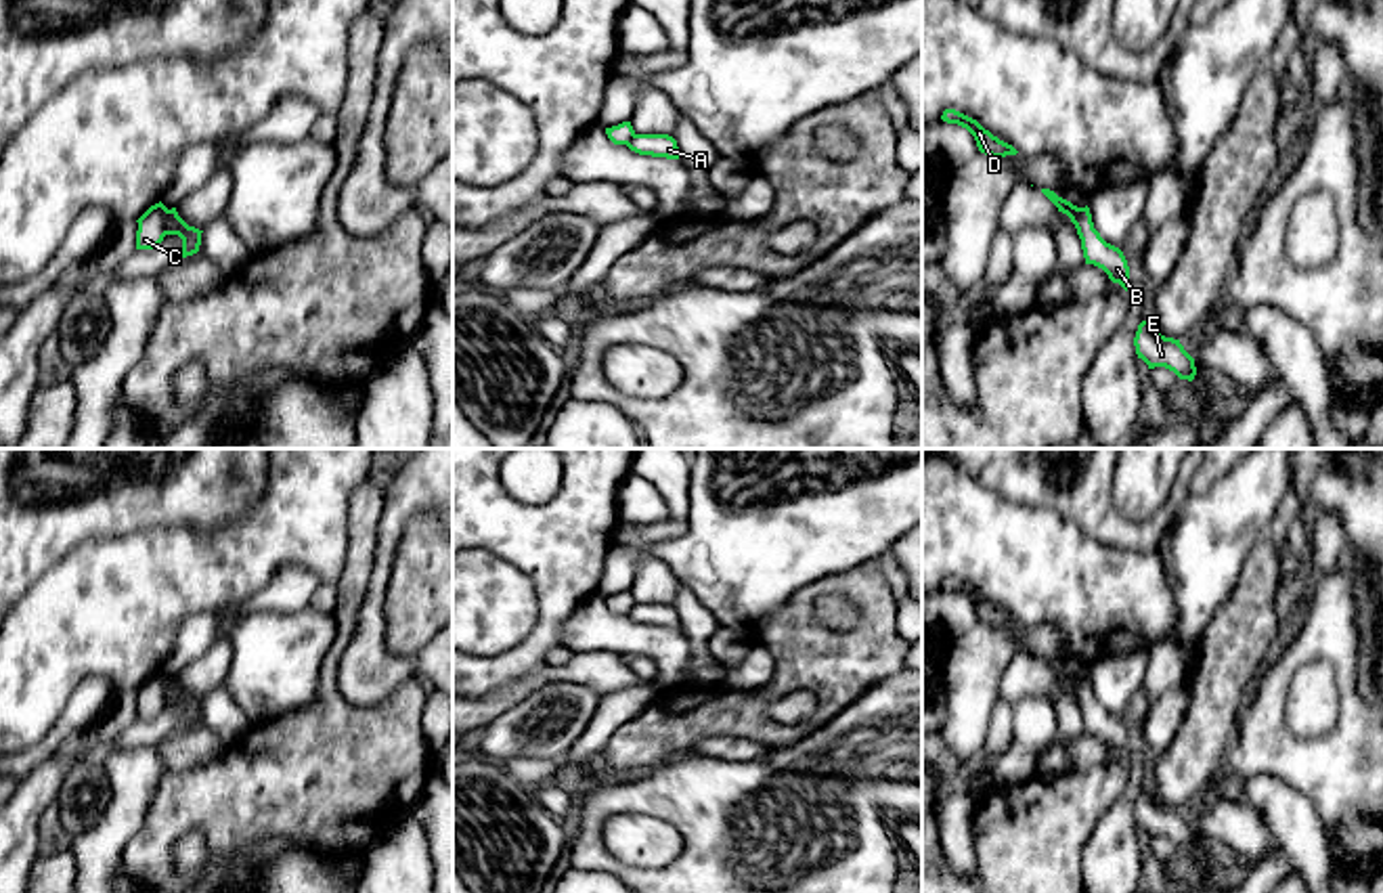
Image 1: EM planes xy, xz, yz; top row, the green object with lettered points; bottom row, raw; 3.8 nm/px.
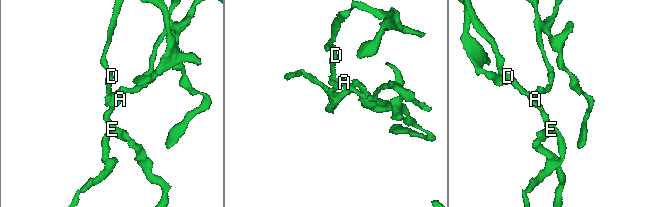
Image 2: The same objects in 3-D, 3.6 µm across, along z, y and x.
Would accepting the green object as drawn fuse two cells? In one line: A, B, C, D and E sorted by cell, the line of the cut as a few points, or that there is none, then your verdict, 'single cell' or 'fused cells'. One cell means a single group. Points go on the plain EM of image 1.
groups A B E / C D; cut xy (168, 680), (164, 703); fused cells

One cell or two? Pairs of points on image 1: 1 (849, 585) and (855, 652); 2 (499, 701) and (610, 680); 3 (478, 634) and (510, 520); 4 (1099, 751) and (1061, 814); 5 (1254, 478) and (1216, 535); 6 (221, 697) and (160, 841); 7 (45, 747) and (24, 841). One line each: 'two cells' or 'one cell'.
1: one cell
2: one cell
3: two cells
4: two cells
5: one cell
6: two cells
7: two cells

